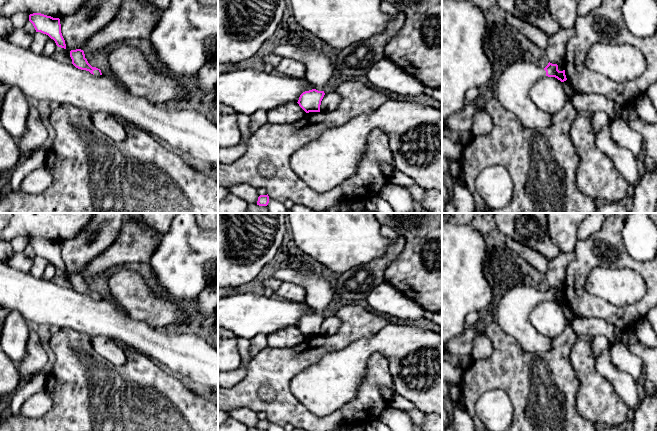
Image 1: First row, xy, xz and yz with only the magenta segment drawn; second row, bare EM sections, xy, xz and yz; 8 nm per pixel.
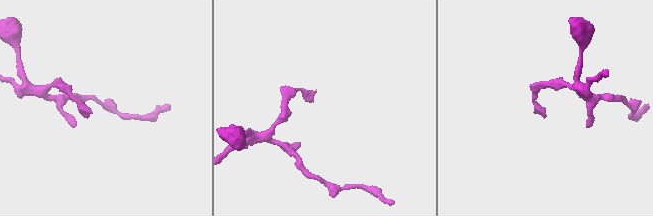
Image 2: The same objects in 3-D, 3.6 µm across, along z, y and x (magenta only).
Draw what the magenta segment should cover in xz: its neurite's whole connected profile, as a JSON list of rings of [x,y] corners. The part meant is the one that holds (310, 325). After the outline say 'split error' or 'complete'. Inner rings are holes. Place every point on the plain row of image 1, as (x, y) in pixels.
[[[282,268],[276,270],[272,276],[281,282],[294,283],[305,289],[305,302],[315,312],[303,316],[297,327],[306,337],[320,336],[321,325],[325,319],[323,313],[335,298],[335,286],[311,271]]] | split error

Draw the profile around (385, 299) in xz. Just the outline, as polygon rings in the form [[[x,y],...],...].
[[[385,282],[375,287],[365,301],[380,314],[396,317],[410,324],[424,318],[426,312],[415,301]]]

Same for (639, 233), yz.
[[[627,213],[622,239],[628,254],[638,262],[652,261],[657,255],[657,226],[646,213]]]

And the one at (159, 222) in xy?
[[[142,213],[145,224],[160,235],[164,235],[170,229],[174,218],[179,213]]]

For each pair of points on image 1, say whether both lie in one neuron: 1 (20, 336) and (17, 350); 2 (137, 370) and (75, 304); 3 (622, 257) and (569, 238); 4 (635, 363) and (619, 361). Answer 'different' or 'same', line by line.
1: same
2: different
3: different
4: same

